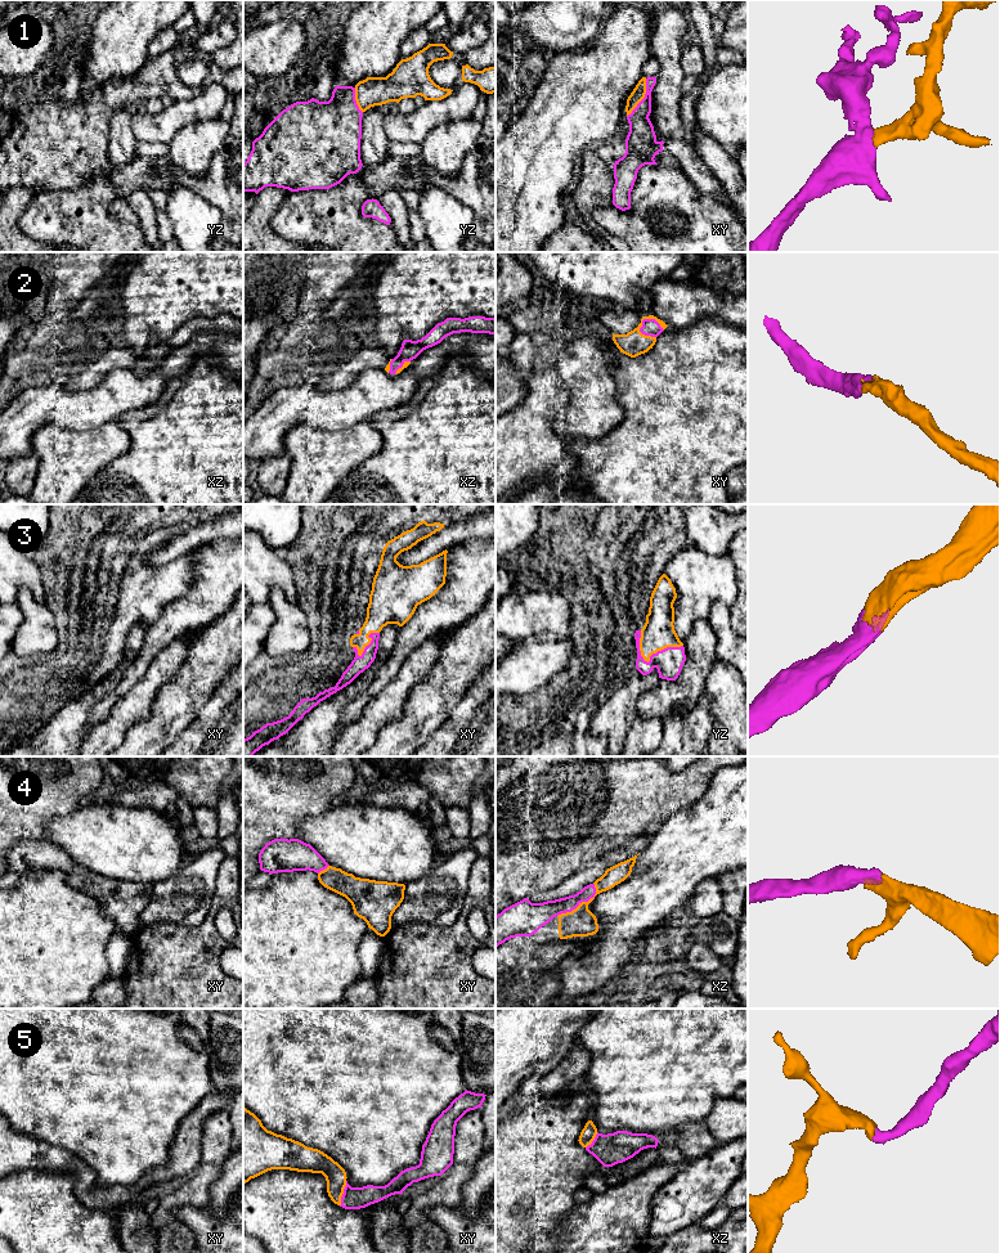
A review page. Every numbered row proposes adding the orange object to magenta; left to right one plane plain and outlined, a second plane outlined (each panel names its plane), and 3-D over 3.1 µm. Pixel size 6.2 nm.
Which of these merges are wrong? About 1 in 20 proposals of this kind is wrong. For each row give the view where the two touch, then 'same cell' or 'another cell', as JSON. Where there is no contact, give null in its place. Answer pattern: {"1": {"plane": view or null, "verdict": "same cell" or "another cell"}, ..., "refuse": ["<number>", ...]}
{"1": {"plane": "xy", "verdict": "same cell"}, "2": {"plane": "xy", "verdict": "same cell"}, "3": {"plane": "yz", "verdict": "same cell"}, "4": {"plane": "xz", "verdict": "same cell"}, "5": {"plane": "xy", "verdict": "same cell"}, "refuse": []}

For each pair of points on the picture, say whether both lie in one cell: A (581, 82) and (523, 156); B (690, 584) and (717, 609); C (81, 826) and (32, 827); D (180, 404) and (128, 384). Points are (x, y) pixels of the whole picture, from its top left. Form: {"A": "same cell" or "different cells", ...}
{"A": "same cell", "B": "different cells", "C": "different cells", "D": "different cells"}

